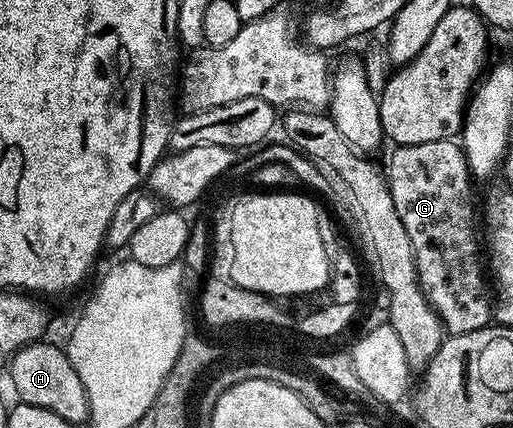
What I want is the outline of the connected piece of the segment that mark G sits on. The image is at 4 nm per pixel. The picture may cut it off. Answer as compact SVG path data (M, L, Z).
M444 139L443 141L427 141L427 145L394 146L392 150L393 156L389 159L389 171L387 167L389 192L391 193L391 201L395 205L395 213L399 213L399 221L403 221L403 229L407 229L407 237L411 237L411 249L415 249L415 265L417 266L417 276L419 277L422 293L427 297L431 309L435 309L435 313L441 318L441 326L445 328L449 335L471 333L475 329L490 326L495 315L495 303L491 298L490 284L489 287L485 284L487 271L483 266L483 247L482 244L481 247L477 244L477 235L479 239L479 219L478 216L477 219L473 216L473 182L475 182L475 179L469 170L465 148L461 146L460 142L453 139Z

